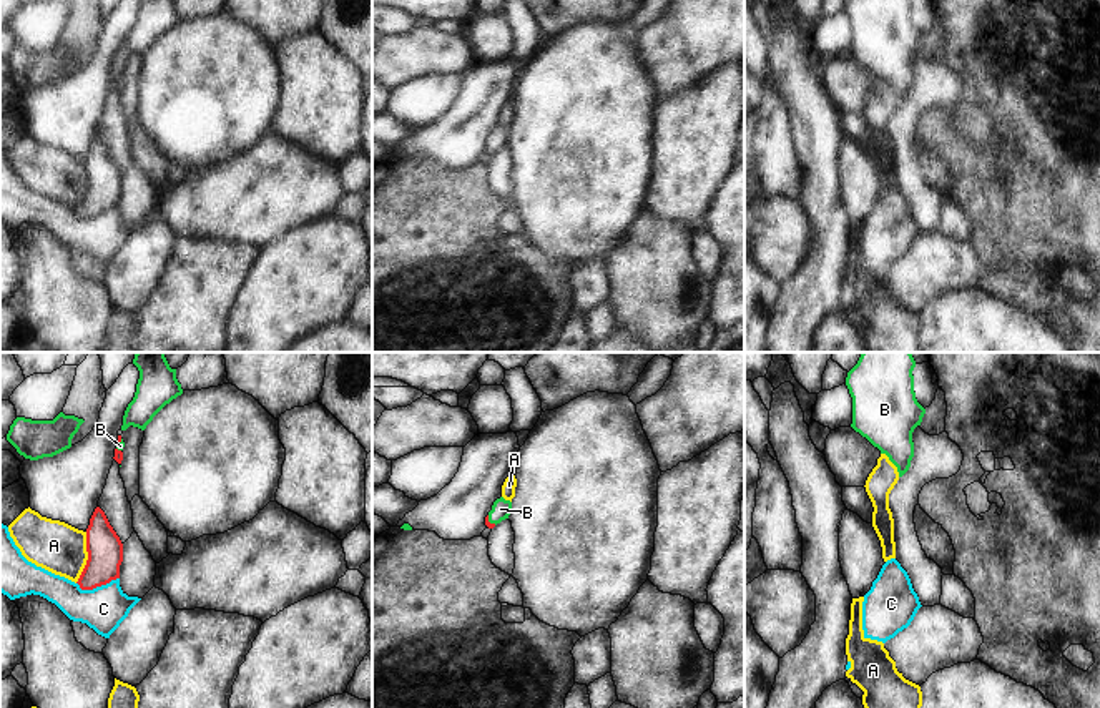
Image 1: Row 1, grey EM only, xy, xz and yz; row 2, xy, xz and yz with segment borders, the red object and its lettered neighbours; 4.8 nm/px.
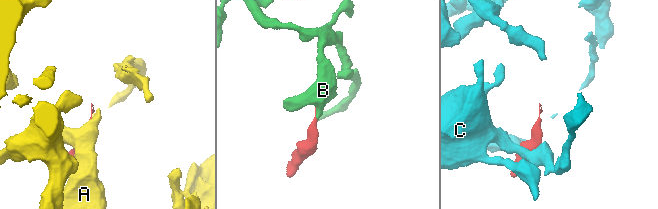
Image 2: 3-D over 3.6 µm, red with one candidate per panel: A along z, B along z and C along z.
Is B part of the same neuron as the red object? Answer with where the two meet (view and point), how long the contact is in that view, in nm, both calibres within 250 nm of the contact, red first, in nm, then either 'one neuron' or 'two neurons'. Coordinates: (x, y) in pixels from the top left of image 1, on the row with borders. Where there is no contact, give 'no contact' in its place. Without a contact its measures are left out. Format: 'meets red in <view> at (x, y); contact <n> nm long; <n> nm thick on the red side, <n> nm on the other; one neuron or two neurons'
meets red in xz at (489, 522); contact 60 nm long; 30 nm thick on the red side, 90 nm on the other; one neuron

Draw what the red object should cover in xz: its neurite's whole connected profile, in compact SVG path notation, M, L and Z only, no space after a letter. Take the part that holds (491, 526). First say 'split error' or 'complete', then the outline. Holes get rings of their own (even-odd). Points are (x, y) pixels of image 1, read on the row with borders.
split error | M503 497L497 499L492 505L492 510L485 517L485 525L489 529L494 529L497 524L508 519L510 512L512 512L512 502L505 500Z

